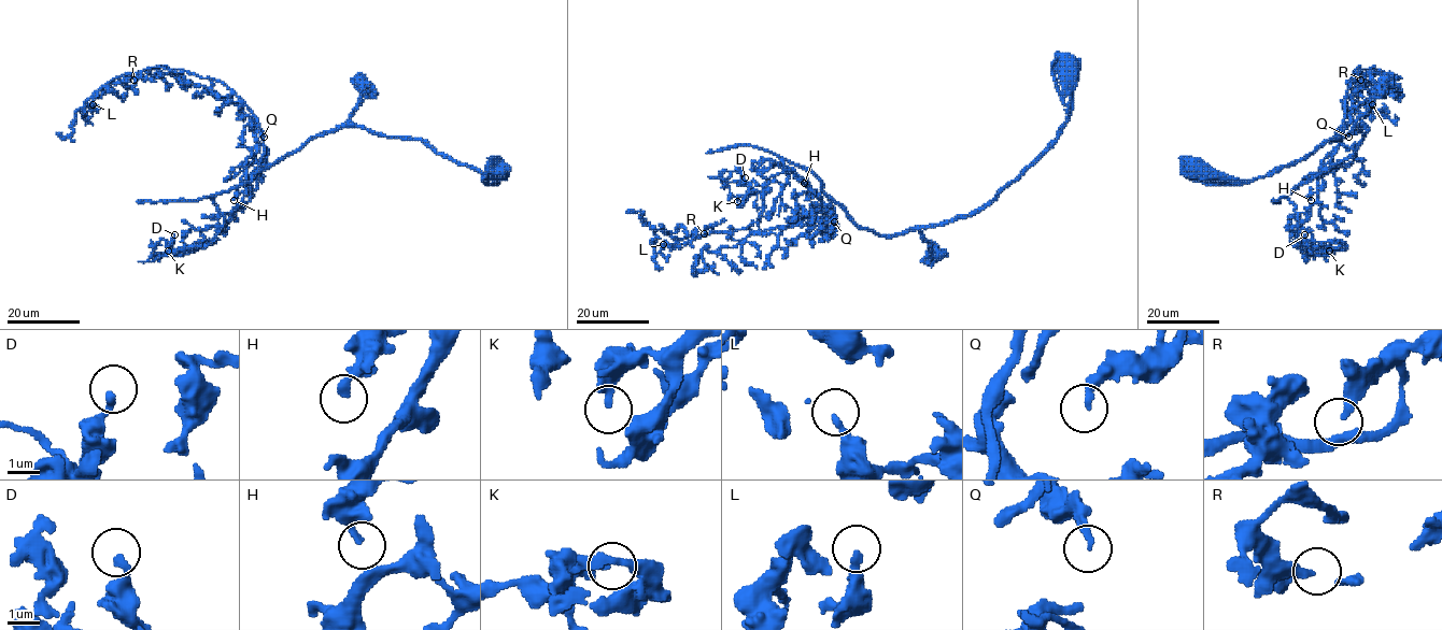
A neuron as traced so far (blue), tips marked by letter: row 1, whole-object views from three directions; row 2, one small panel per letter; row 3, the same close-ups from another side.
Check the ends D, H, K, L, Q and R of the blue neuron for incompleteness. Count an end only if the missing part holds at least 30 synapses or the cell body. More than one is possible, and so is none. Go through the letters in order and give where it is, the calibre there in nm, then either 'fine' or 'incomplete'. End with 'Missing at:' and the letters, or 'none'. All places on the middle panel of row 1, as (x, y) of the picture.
D: place (745, 177); calibre 240 nm; fine
H: place (804, 183); calibre 240 nm; fine
K: place (737, 201); calibre 320 nm; fine
L: place (663, 244); calibre 240 nm; fine
Q: place (834, 222); calibre 220 nm; fine
R: place (704, 233); calibre 300 nm; fine
Missing at: none

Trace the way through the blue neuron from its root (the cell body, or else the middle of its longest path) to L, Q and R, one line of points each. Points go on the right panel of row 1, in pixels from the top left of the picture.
L: (1193, 169), (1261, 179), (1355, 127), (1357, 151), (1330, 169), (1359, 67), (1357, 98), (1380, 110), (1372, 104)
Q: (1193, 169), (1261, 179), (1355, 127), (1362, 133), (1357, 151), (1327, 169), (1339, 132), (1356, 122), (1348, 137)
R: (1193, 169), (1261, 179), (1355, 127), (1362, 133), (1357, 151), (1330, 169), (1359, 67), (1360, 80)

